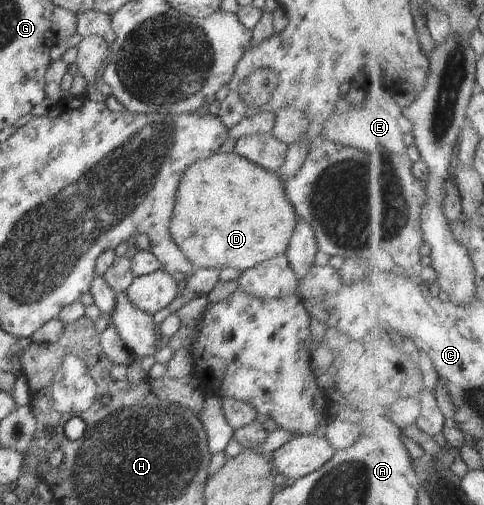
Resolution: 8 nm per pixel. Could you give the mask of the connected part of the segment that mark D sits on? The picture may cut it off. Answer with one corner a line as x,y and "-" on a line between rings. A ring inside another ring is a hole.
216,153
188,166
178,182
176,202
170,218
170,232
174,244
180,248
195,269
232,269
238,272
285,254
297,214
287,199
283,184
269,170
236,153

